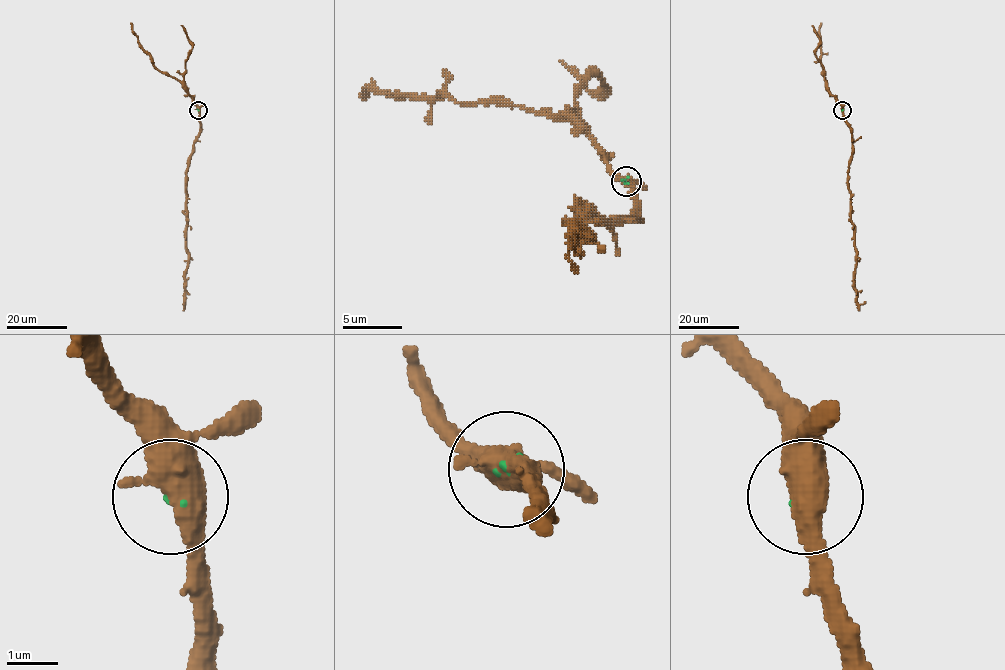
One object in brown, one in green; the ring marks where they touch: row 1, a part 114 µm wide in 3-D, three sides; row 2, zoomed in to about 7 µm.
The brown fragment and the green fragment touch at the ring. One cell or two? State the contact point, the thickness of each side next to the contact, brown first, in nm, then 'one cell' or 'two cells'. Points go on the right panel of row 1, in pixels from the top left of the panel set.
(842, 110) | 550/60 nm | one cell

